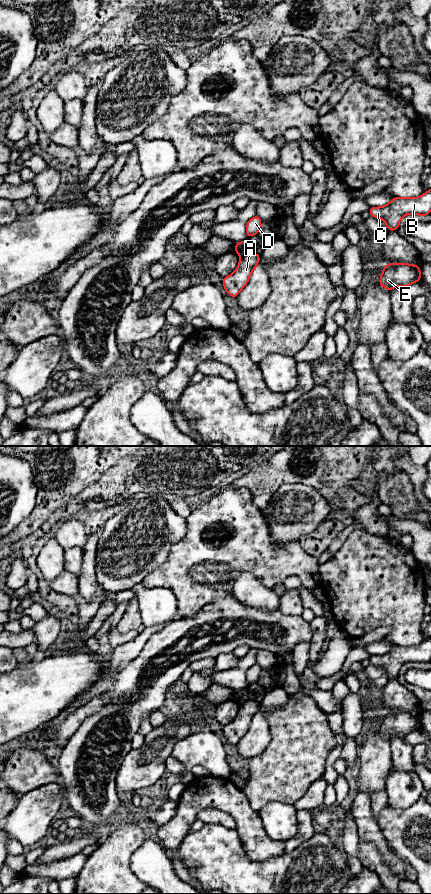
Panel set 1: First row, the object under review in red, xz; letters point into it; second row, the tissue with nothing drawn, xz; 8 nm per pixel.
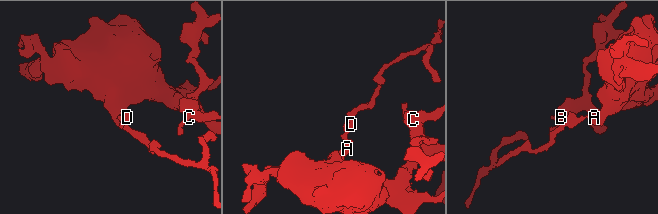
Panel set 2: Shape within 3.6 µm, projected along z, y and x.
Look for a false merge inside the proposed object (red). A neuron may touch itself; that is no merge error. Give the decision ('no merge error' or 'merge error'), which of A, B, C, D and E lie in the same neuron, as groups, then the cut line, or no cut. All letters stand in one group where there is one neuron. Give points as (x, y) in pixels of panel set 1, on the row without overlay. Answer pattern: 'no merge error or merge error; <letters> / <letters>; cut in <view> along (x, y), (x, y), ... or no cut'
merge error; A B C E / D; cut in xz along (248, 699), (240, 703)

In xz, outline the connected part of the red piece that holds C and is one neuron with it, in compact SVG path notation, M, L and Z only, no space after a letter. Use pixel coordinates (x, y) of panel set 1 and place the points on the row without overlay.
M431 637L419 645L395 645L382 655L370 655L372 665L383 667L388 679L398 678L401 667L407 662L422 665L431 661Z

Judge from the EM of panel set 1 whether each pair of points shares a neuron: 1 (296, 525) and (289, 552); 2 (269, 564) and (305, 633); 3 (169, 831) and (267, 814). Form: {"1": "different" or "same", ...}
{"1": "different", "2": "different", "3": "different"}

